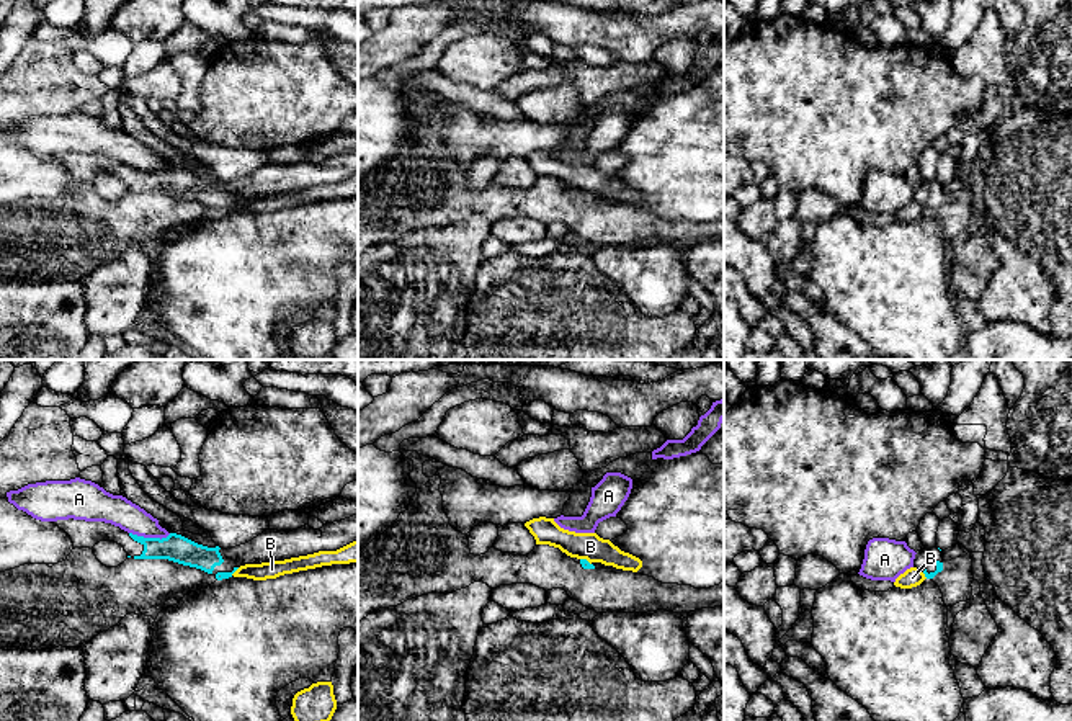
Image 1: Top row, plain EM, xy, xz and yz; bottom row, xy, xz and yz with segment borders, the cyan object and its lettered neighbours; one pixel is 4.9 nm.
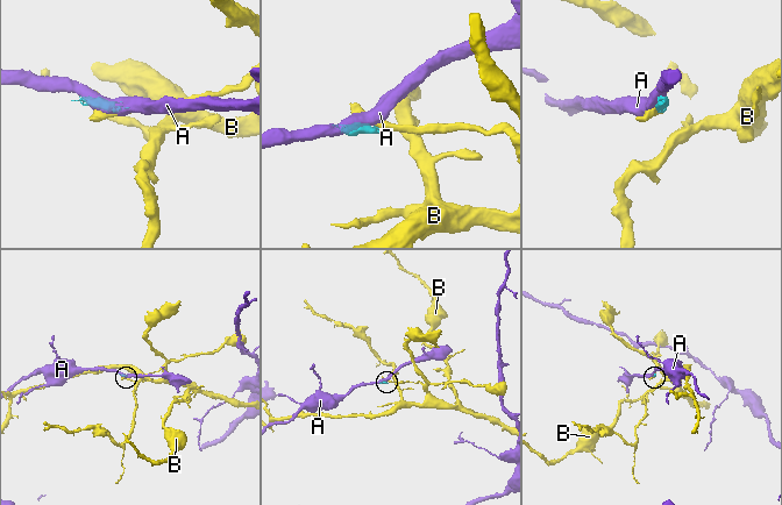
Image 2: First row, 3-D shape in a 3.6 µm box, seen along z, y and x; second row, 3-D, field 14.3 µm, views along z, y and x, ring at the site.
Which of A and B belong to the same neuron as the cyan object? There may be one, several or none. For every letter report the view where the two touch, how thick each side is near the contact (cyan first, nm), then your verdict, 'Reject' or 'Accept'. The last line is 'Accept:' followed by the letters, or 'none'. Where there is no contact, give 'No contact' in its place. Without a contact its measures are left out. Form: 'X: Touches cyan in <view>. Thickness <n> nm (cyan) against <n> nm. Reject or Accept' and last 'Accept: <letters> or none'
A: Touches cyan in xy. Thickness 140 nm (cyan) against 150 nm. Reject
B: Touches cyan in xz. Thickness 50 nm (cyan) against 140 nm. Reject
Accept: none

